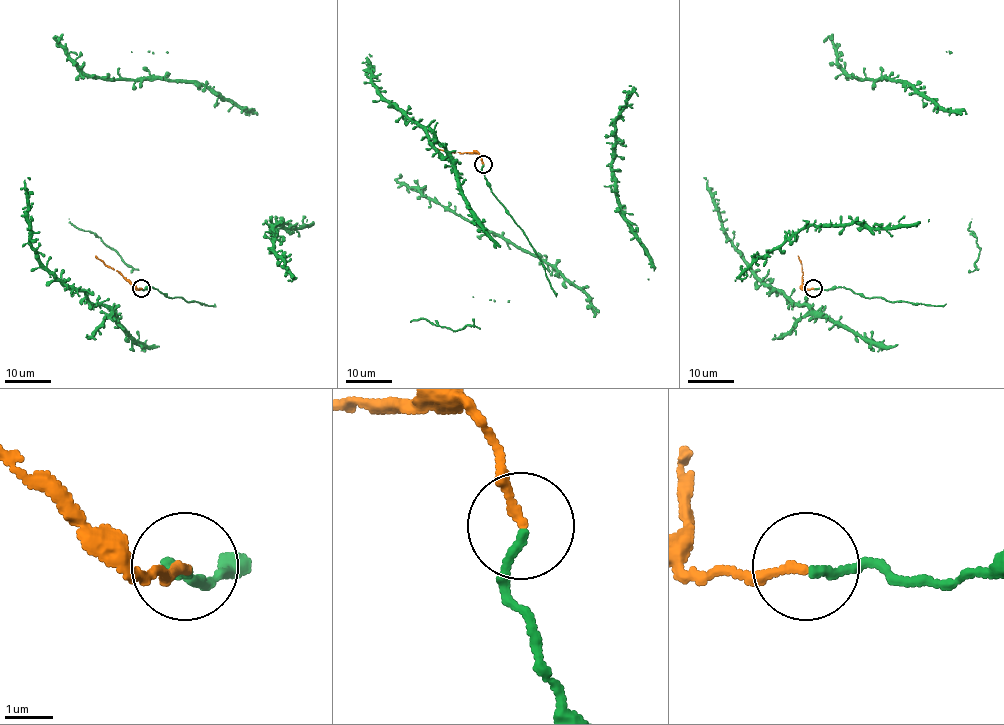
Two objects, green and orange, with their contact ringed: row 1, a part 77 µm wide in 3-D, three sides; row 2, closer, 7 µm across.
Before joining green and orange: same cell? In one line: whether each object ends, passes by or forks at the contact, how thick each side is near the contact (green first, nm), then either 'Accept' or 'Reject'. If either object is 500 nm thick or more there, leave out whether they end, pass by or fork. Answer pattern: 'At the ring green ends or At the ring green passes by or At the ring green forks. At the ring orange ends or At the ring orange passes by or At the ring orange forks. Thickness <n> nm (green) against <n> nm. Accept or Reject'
At the ring green ends. At the ring orange ends. Thickness 180 nm (green) against 180 nm. Accept

